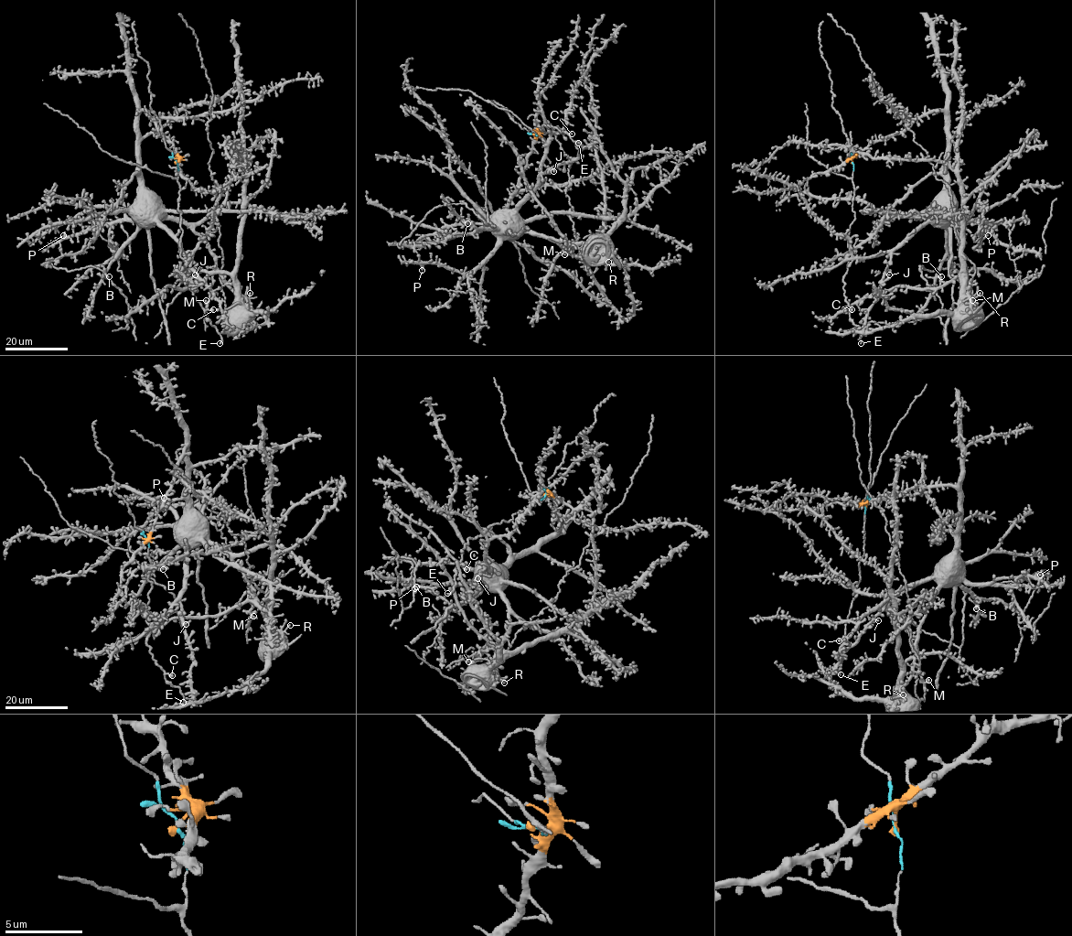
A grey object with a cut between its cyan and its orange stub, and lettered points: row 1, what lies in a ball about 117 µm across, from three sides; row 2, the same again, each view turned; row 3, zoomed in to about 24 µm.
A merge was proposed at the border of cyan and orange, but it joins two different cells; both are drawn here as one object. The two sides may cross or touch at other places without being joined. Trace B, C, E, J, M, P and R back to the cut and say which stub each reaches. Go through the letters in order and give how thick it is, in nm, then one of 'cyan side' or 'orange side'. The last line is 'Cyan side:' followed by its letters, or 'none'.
B: 220 nm | orange side
C: 480 nm | cyan side
E: 240 nm | cyan side
J: 240 nm | orange side
M: 480 nm | orange side
P: 360 nm | orange side
R: 240 nm | orange side
Cyan side: C, E

